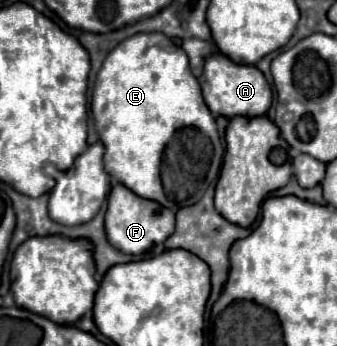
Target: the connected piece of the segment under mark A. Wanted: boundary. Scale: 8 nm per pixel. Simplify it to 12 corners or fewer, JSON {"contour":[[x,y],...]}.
{"contour":[[221,53],[199,77],[213,115],[259,117],[273,101],[263,73]]}

